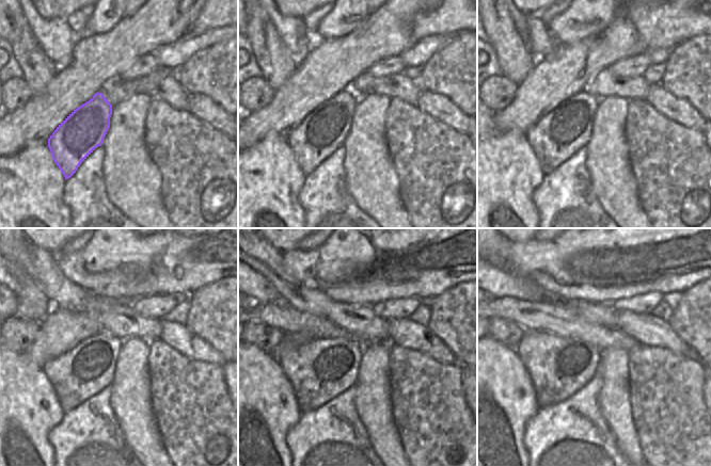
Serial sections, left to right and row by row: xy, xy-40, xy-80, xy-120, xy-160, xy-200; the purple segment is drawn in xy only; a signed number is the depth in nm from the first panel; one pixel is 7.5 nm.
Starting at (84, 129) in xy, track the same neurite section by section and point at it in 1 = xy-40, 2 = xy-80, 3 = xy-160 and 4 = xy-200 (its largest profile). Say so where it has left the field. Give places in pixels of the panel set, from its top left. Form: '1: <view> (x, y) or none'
1: xy-40 (324, 130)
2: xy-80 (557, 135)
3: xy-160 (319, 370)
4: xy-200 (558, 367)

